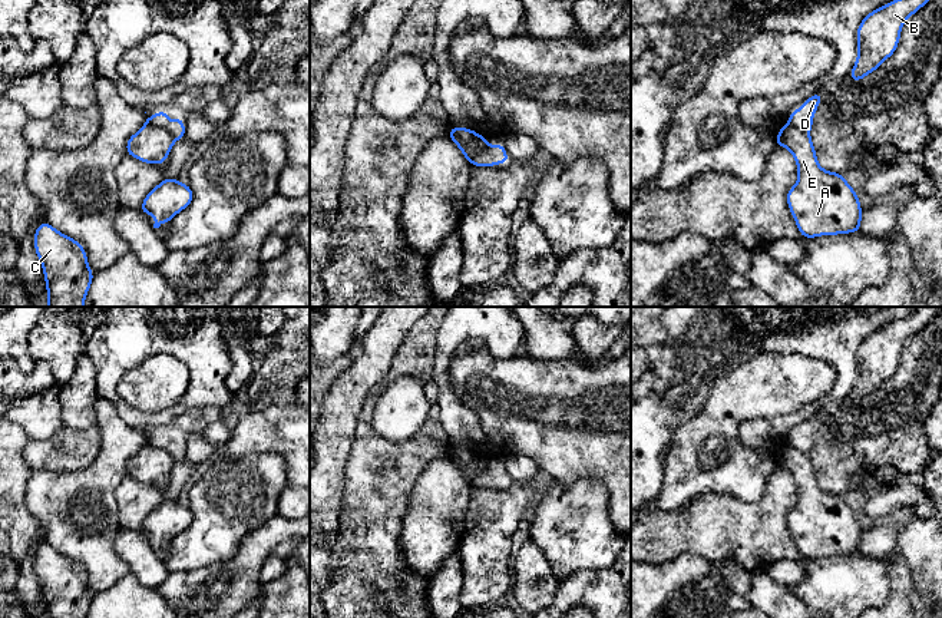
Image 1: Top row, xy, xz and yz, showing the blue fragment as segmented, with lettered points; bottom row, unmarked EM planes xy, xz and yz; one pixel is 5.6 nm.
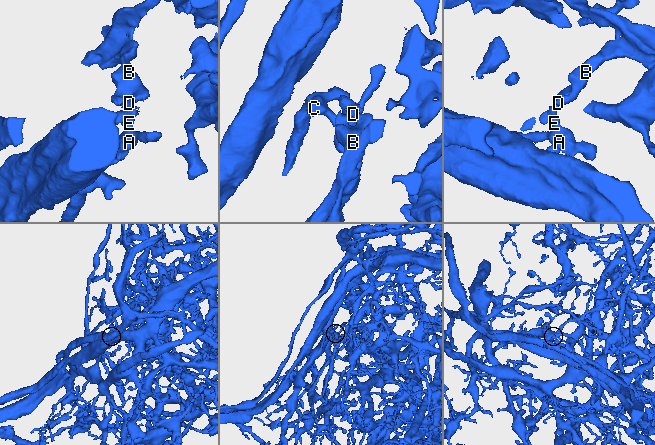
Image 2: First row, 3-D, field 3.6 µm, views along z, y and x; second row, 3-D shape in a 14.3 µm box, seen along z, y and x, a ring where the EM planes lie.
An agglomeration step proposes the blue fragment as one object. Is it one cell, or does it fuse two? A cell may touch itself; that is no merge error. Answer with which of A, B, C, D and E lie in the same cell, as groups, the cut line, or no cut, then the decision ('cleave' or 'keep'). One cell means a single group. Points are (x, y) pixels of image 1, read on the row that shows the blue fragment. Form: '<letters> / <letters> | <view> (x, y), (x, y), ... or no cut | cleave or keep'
A C E / B D | xy (146, 121), (162, 126), (175, 139) | cleave

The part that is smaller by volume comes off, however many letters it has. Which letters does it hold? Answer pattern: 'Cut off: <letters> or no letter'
Cut off: B, D

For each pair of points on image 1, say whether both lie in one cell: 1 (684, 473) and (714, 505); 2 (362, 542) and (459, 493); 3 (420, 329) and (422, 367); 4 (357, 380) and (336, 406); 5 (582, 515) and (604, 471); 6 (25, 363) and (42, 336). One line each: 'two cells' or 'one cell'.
1: two cells
2: two cells
3: one cell
4: one cell
5: two cells
6: two cells

